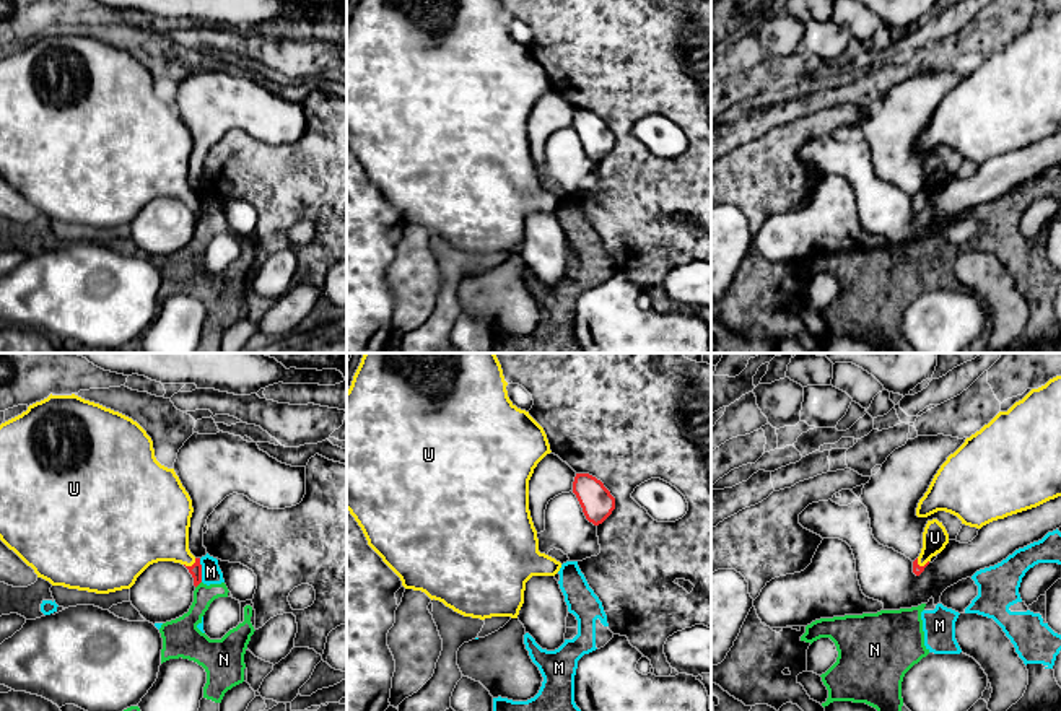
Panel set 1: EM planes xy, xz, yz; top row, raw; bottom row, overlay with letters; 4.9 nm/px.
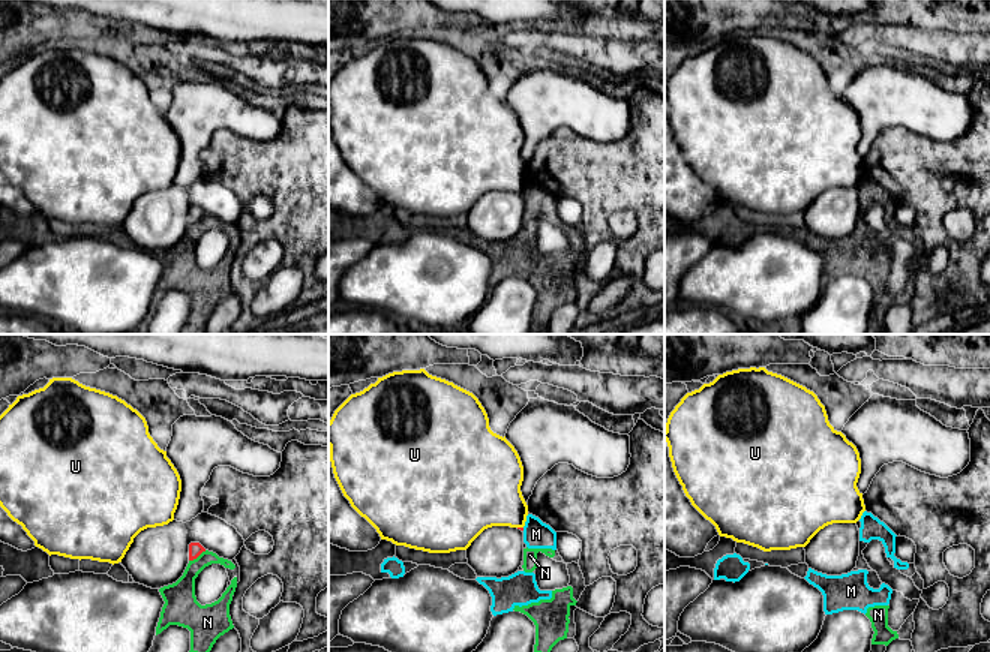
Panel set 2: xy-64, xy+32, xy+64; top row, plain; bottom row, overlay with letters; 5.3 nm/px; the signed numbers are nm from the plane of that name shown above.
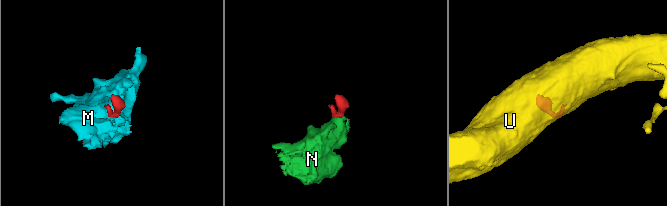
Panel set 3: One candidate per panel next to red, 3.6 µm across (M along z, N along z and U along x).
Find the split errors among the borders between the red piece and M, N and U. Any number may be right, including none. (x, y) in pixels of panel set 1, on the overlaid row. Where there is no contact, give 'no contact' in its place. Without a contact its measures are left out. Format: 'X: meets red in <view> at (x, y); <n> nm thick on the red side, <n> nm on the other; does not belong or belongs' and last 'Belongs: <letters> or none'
M: meets red in xy at (200, 570); 60 nm thick on the red side, 100 nm on the other; does not belong
N: meets red in xy at (199, 583); 60 nm thick on the red side, 140 nm on the other; does not belong
U: meets red in xy at (192, 565); 60 nm thick on the red side, 320 nm on the other; belongs
Belongs: U

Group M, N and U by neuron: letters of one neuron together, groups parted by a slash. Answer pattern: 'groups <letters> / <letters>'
groups M N / U

